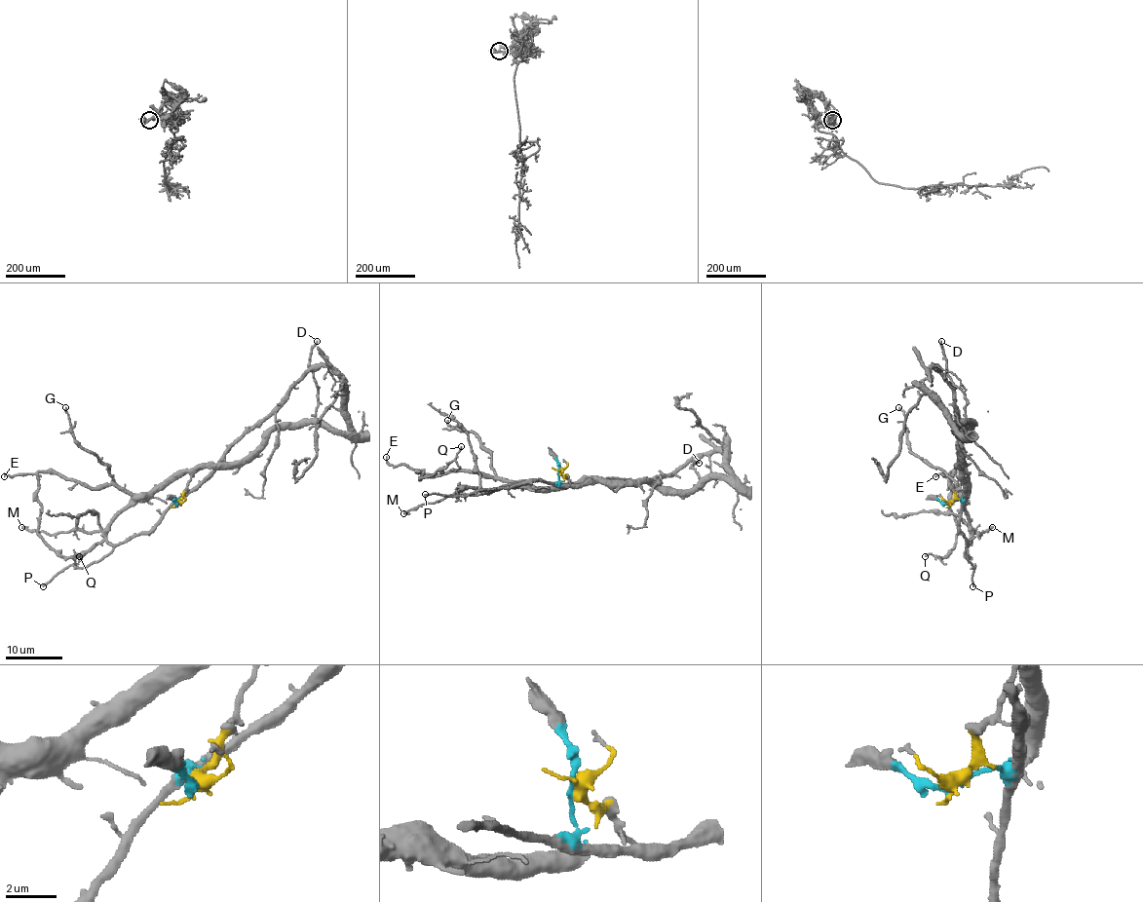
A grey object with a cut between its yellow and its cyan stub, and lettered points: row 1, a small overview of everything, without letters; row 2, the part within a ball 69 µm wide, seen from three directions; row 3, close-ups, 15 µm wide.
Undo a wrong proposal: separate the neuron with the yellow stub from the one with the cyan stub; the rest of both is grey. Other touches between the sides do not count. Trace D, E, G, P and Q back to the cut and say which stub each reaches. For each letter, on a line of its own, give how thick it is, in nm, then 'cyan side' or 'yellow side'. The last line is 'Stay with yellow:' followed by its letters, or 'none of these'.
D: 190 nm | yellow side
E: 150 nm | yellow side
G: 150 nm | yellow side
P: 180 nm | cyan side
Q: 130 nm | yellow side
Stay with yellow: D, E, G, Q

